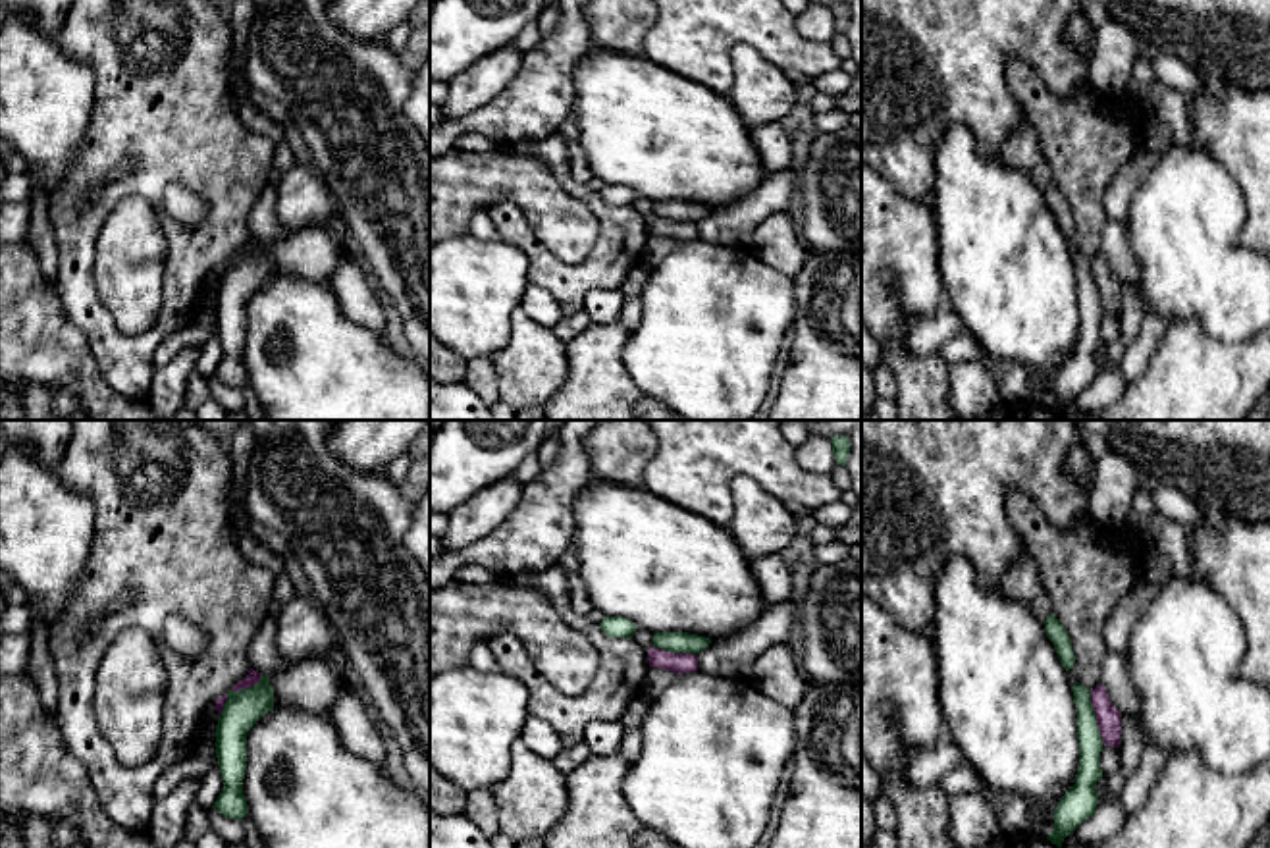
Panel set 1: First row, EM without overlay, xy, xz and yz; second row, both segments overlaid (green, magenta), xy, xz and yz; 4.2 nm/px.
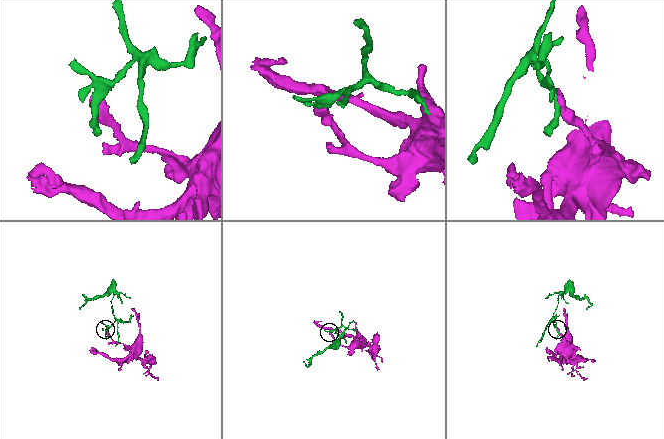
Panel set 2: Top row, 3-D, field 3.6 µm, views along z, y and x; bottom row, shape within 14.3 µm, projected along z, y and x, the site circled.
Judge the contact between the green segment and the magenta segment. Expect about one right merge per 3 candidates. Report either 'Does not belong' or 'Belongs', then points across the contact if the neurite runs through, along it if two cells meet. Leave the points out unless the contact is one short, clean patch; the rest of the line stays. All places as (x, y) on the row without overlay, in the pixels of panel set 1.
Does not belong. Boundary: yz (1089, 261), (1095, 291), (1105, 311)

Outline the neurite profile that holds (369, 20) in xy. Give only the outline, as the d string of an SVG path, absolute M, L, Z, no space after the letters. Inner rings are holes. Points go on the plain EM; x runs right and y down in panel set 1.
M330 0L328 13L343 33L360 40L385 40L389 31L407 23L420 0Z

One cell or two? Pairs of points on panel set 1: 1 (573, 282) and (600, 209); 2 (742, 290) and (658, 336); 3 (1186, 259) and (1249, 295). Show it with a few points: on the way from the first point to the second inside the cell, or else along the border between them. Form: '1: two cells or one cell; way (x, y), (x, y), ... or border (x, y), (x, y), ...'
1: one cell; way (592, 266), (608, 251), (608, 228)
2: one cell; way (721, 290), (715, 290), (679, 326)
3: one cell; way (1201, 270), (1234, 293)

